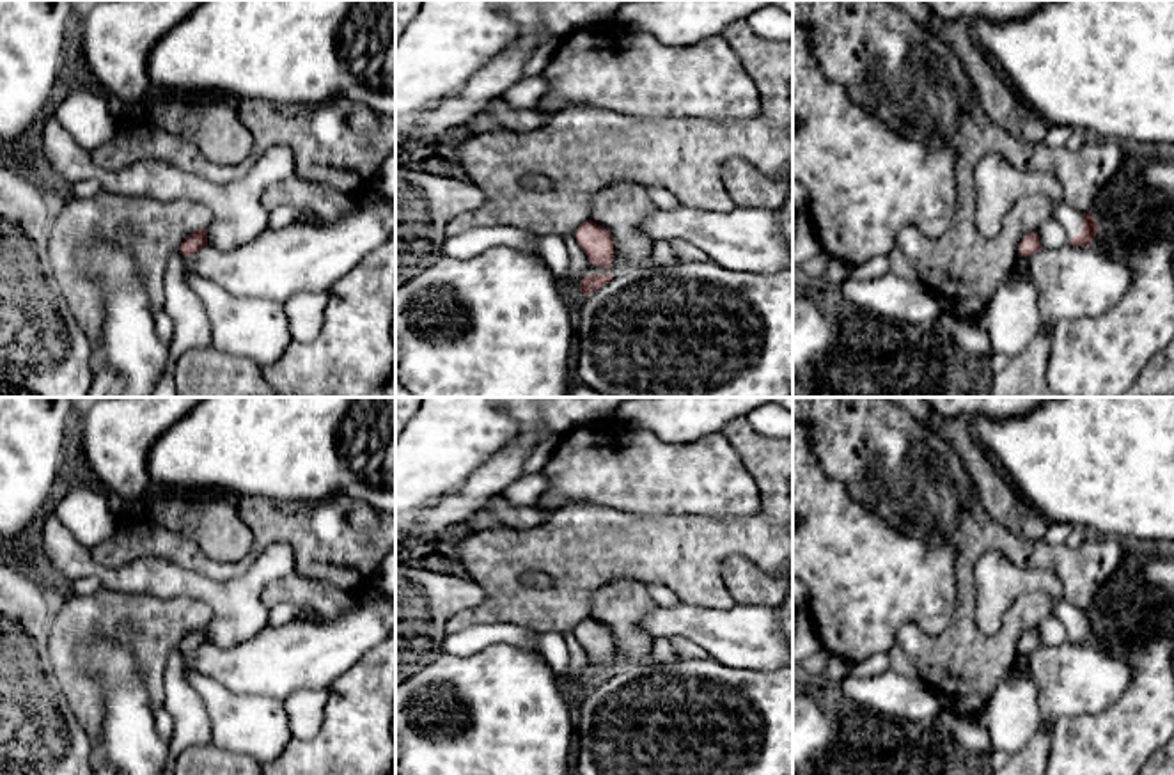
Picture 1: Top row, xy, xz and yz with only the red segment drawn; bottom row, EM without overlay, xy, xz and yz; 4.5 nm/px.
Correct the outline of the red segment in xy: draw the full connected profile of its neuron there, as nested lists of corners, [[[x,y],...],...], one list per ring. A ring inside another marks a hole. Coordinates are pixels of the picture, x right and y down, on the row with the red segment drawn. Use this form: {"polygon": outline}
{"polygon": [[[199,229],[195,231],[192,236],[188,236],[181,247],[179,247],[179,254],[183,257],[193,255],[195,252],[199,252],[200,248],[207,247],[207,236],[206,236],[206,229]]]}

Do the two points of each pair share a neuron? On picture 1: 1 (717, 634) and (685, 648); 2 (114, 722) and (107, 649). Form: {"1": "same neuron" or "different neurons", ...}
{"1": "different neurons", "2": "same neuron"}

